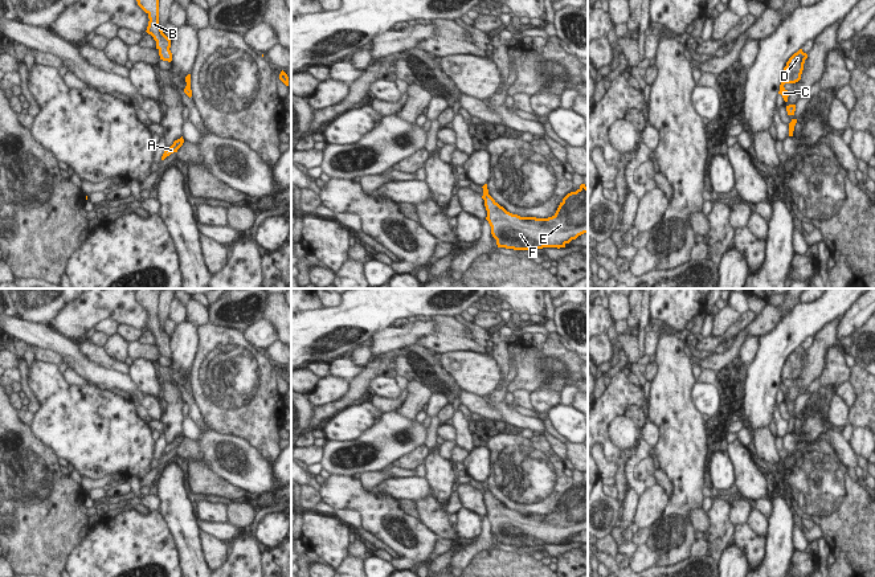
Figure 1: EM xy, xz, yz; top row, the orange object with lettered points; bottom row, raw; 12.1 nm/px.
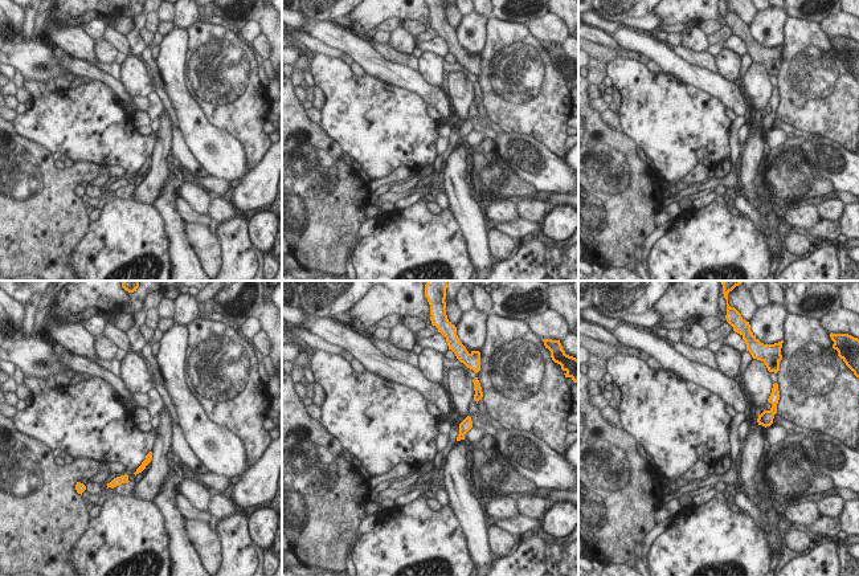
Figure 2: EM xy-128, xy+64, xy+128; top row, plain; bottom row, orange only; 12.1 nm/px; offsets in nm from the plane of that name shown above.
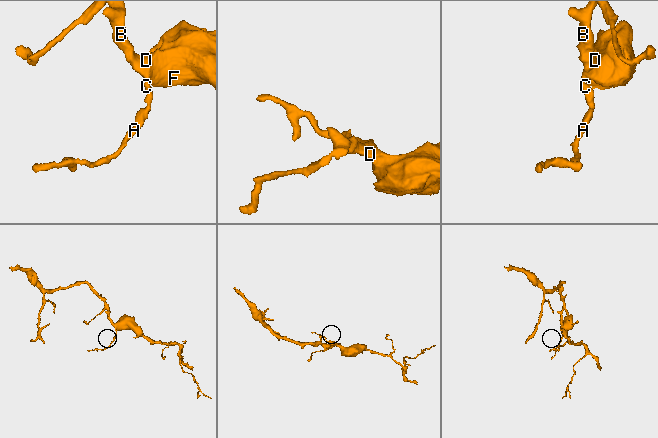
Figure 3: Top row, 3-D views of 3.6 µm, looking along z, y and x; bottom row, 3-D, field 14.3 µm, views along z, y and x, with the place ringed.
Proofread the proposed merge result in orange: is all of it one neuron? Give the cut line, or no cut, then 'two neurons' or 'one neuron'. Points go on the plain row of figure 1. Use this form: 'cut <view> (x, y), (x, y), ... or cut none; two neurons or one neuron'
cut none; one neuron

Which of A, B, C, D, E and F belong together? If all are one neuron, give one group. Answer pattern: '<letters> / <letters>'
A B C D E F

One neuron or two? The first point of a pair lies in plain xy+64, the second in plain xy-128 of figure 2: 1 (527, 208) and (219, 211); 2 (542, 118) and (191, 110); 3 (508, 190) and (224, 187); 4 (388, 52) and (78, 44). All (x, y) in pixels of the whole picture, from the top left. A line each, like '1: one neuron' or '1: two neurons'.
1: one neuron
2: two neurons
3: one neuron
4: one neuron

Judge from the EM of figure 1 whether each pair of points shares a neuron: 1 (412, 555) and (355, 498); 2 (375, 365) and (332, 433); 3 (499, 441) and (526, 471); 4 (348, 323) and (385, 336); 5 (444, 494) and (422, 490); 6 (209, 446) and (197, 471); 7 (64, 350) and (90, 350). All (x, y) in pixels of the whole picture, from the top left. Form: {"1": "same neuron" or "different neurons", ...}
{"1": "same neuron", "2": "different neurons", "3": "same neuron", "4": "different neurons", "5": "different neurons", "6": "different neurons", "7": "different neurons"}

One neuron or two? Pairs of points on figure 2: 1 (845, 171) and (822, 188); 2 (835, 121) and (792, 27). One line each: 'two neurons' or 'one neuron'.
1: two neurons
2: one neuron

